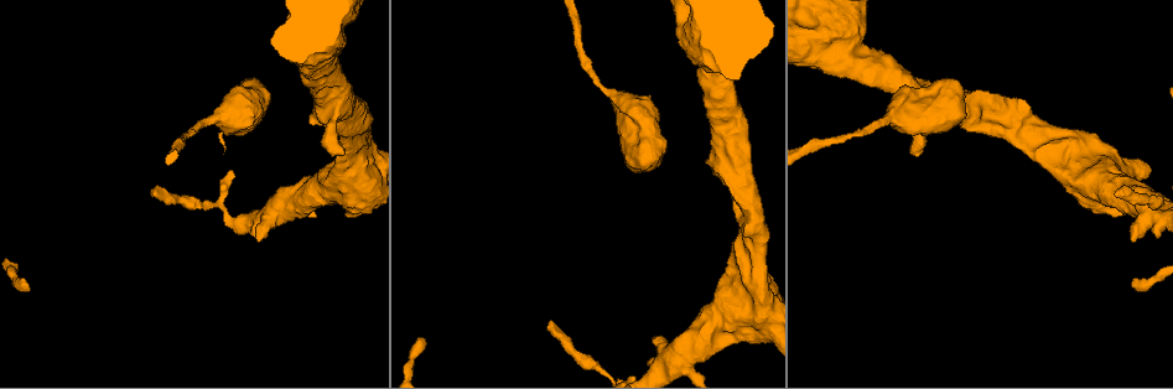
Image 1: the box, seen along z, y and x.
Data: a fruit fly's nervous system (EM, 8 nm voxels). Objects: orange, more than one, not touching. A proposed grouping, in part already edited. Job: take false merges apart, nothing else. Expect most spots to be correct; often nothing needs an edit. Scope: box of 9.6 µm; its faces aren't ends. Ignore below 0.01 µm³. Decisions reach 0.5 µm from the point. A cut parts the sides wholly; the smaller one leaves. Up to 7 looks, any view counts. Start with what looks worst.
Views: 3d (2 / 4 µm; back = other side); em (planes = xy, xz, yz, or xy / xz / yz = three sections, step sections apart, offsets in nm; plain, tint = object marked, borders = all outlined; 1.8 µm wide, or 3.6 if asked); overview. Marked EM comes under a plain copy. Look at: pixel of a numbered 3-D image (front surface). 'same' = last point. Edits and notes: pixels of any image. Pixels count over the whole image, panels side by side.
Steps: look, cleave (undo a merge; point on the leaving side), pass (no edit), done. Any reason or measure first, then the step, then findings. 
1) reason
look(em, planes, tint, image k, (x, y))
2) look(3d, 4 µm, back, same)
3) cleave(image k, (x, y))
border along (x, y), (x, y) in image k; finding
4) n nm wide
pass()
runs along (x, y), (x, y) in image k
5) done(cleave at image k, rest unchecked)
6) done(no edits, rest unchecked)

calibre changes
look(3d, 4 µm, image 1, (223, 118))

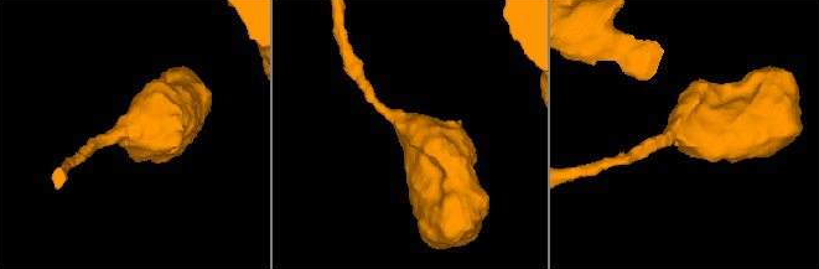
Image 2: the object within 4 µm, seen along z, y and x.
look(em, 3.6 µm, planes, tint, image 2, (406, 129))

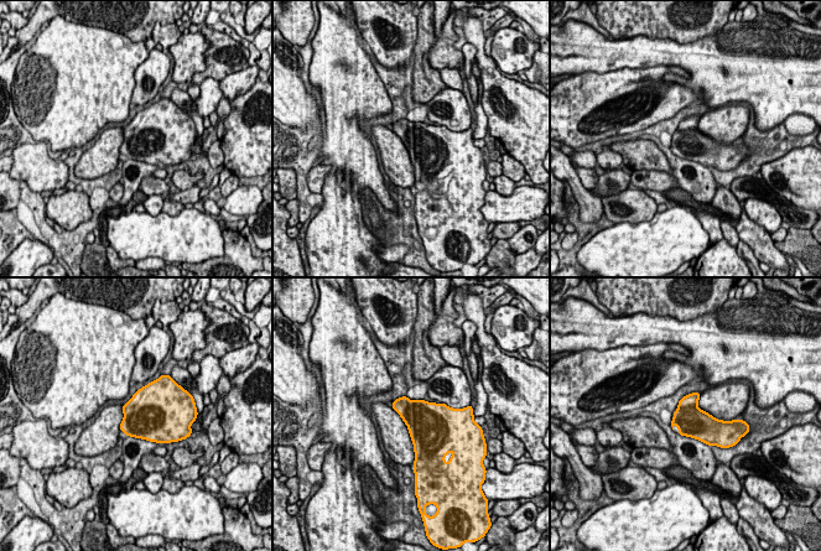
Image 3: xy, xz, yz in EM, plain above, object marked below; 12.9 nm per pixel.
pass()
all the same cell

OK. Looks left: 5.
calibre changes
look(3d, 4 µm, image 1, (688, 367))

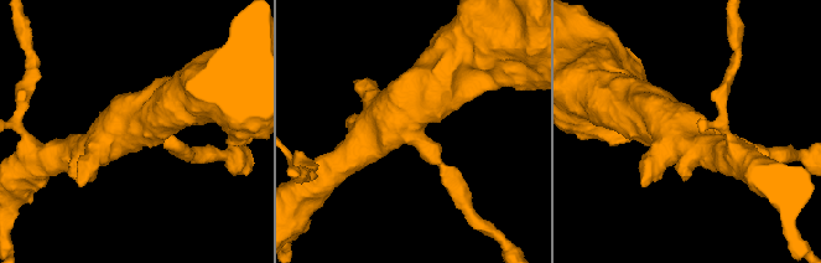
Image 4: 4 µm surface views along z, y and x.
shape alone is not enough
look(em, 3.6 µm, planes, tint, image 4, (413, 134))

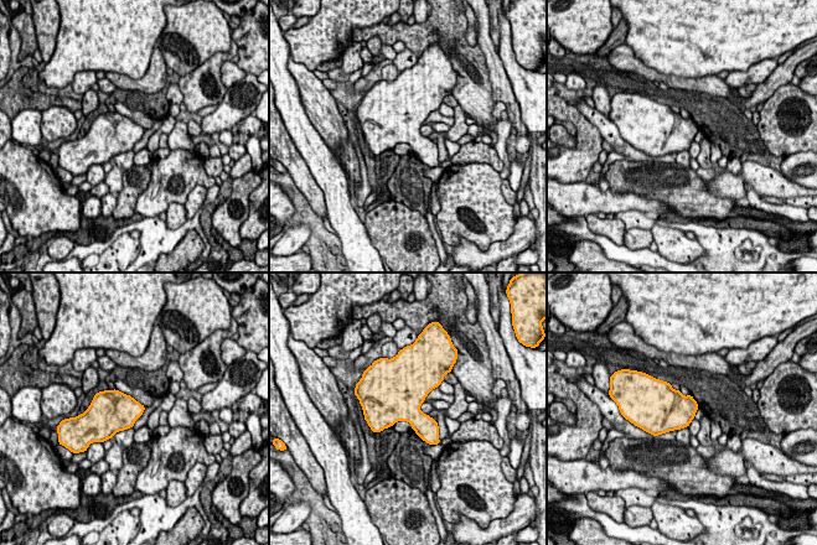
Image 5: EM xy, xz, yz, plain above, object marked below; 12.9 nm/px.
pass()
all the same cell

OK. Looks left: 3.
look(em, 3.6 µm, planes, tint, image 1, (901, 79))

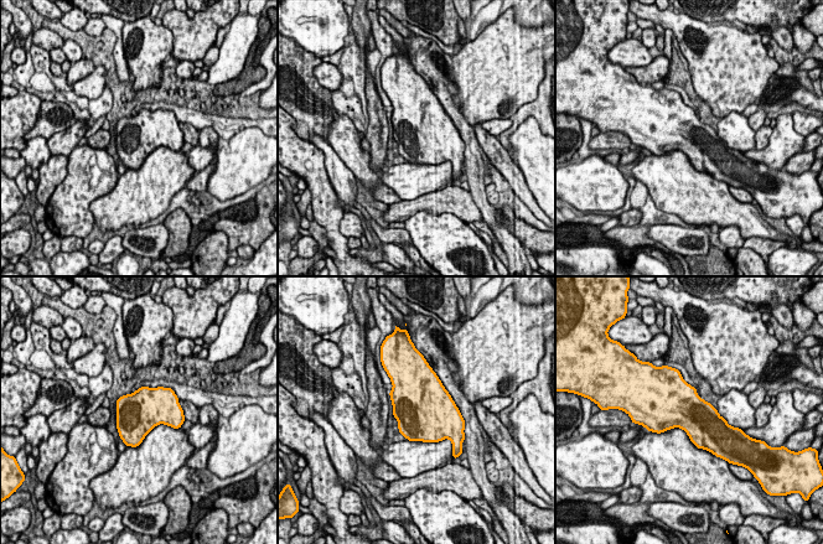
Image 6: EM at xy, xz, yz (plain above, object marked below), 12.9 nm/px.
500 nm wide
pass()
one cell here

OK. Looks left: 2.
done(no edits, rest unchecked)

